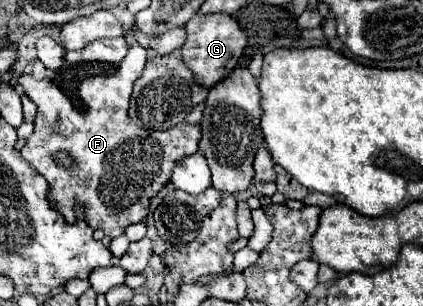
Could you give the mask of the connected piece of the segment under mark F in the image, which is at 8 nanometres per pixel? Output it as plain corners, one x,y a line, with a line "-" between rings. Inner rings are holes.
126,34
126,42
128,54
116,70
108,76
86,78
80,84
76,104
48,78
36,80
32,74
22,74
18,78
18,84
38,106
34,132
20,150
22,158
46,178
52,190
50,198
56,202
56,208
68,224
76,222
74,204
80,202
86,206
86,224
90,228
104,230
110,238
120,236
126,226
146,218
150,198
170,182
176,160
196,152
200,140
200,128
188,126
186,122
162,132
148,132
146,128
136,128
136,124
128,120
132,84
140,78
146,64
146,50
132,34
-
60,150
72,154
76,162
74,170
64,170
52,162
52,154

